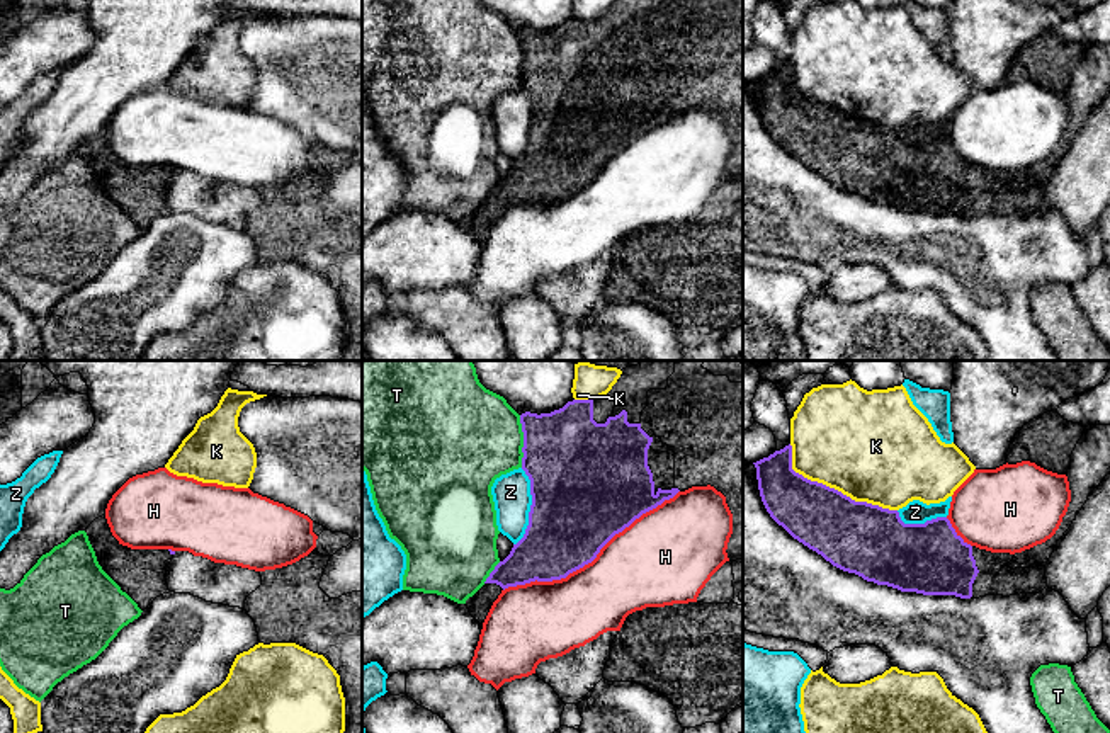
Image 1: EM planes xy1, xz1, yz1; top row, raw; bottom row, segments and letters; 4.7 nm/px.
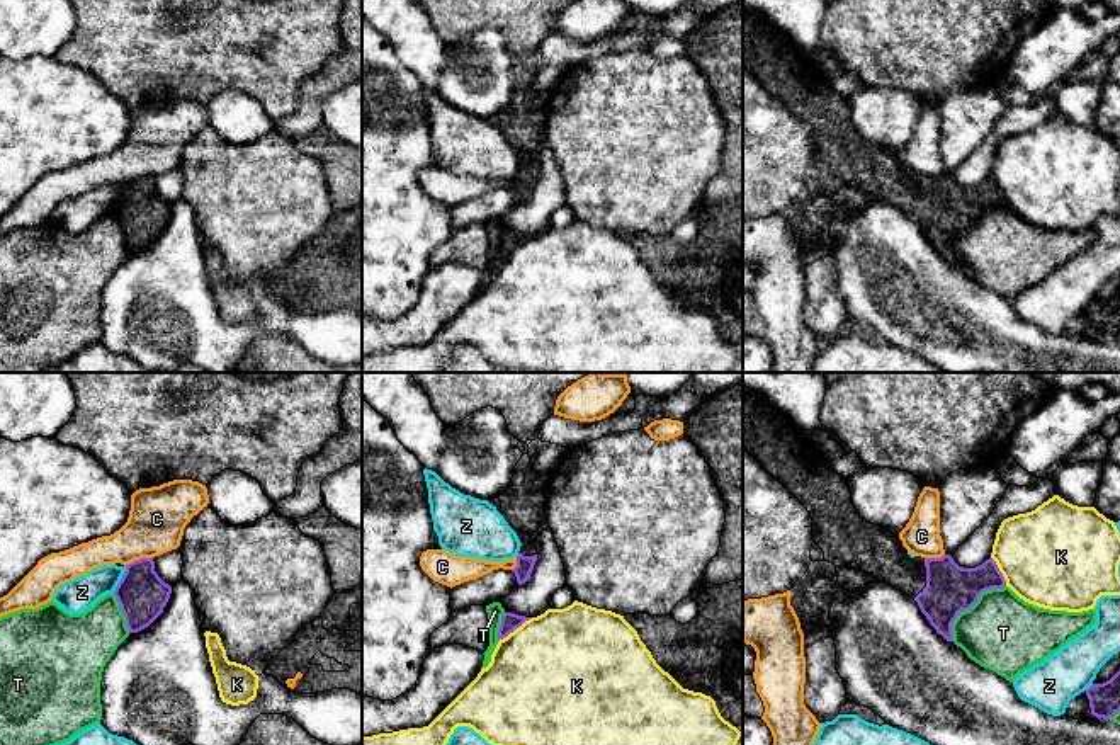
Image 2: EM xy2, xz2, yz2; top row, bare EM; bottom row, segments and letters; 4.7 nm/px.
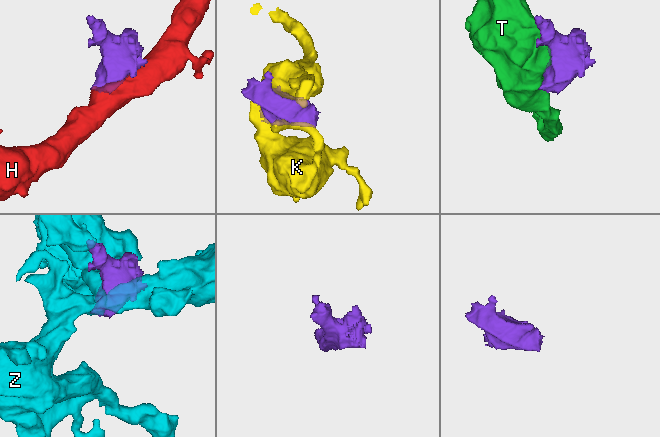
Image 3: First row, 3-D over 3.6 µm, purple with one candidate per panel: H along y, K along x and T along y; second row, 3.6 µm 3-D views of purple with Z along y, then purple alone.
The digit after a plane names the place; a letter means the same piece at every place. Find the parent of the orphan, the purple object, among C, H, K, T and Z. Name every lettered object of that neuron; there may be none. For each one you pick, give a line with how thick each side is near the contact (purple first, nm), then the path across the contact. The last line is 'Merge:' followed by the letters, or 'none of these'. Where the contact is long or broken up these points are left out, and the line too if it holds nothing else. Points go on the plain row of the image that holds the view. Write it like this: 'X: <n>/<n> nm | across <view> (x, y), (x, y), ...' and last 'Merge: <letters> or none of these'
Merge: none of these

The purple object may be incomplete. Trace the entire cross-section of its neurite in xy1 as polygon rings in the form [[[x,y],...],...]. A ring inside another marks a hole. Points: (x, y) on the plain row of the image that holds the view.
[[[105,134],[87,146],[88,160],[102,189],[126,211],[141,230],[156,216],[168,213],[167,187],[172,168],[131,168],[110,151]]]

